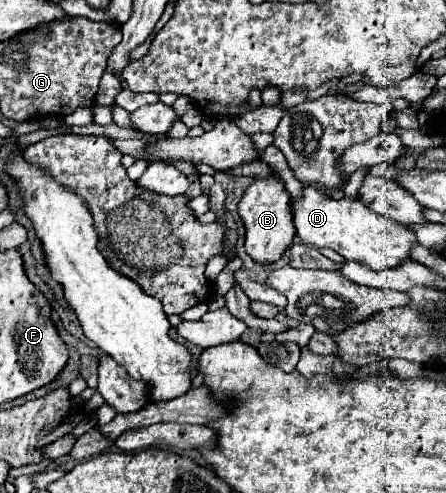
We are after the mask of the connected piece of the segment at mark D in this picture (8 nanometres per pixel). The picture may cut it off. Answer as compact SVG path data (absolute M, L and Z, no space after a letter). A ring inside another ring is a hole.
M303 187L303 197L293 205L293 221L297 235L303 243L317 249L329 247L343 255L347 261L357 261L373 271L397 269L407 259L411 259L411 249L417 245L417 235L407 225L389 221L379 213L373 213L363 201L345 197L341 201L329 199L311 187Z

